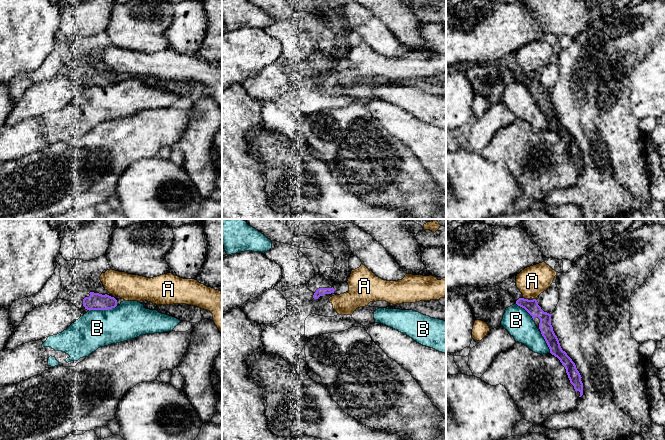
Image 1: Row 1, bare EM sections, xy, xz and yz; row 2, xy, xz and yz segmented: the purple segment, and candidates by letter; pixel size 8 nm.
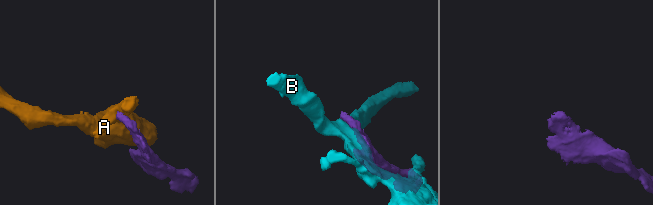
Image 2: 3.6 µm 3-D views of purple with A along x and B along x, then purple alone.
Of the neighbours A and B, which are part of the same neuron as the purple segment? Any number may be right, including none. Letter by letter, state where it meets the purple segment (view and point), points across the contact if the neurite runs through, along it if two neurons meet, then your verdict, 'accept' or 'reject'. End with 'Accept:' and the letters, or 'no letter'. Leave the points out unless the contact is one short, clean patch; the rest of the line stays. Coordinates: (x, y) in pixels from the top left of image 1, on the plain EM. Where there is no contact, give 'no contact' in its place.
A: yz (526, 75) | along yz (525, 74), (527, 75) | reject
B: xy (102, 85) | reject
Accept: no letter

